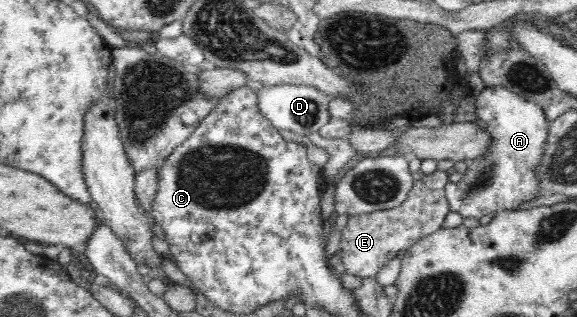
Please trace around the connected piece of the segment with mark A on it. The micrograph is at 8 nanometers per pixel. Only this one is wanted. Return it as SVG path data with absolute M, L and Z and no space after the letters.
M486 86L475 96L476 114L486 125L486 133L490 136L488 149L478 159L467 161L466 172L458 183L445 185L449 211L458 213L462 219L482 219L500 211L520 209L544 195L542 180L538 178L547 153L549 135L544 109L504 87Z

